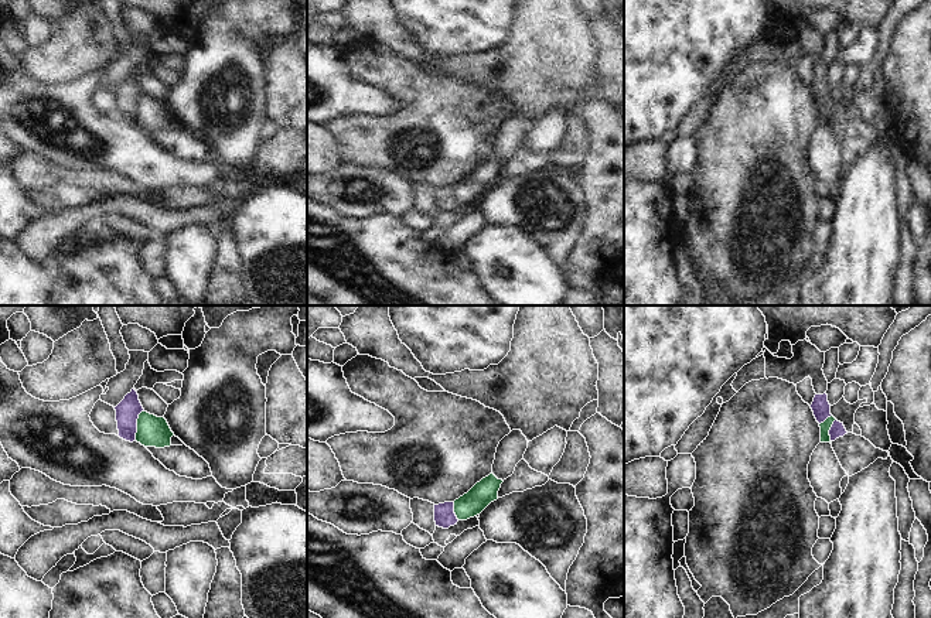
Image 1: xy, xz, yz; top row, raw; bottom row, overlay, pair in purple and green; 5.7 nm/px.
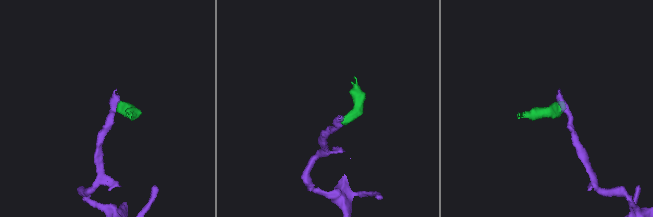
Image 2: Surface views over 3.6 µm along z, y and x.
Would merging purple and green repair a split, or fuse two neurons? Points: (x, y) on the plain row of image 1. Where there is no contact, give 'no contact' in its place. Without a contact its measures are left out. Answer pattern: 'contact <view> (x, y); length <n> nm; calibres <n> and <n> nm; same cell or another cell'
contact xy (136, 109); length 180 nm; calibres 140 and 180 nm; another cell

